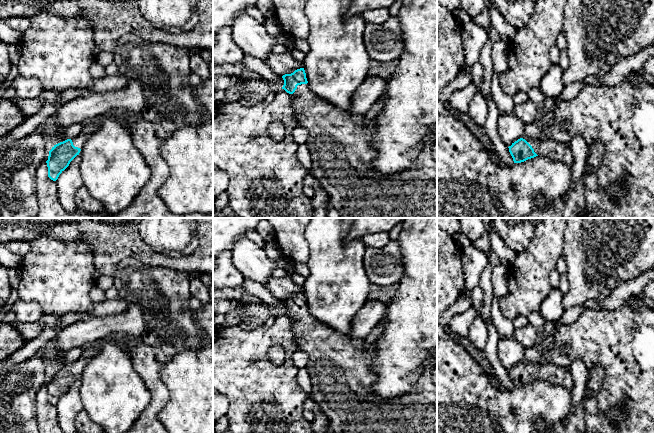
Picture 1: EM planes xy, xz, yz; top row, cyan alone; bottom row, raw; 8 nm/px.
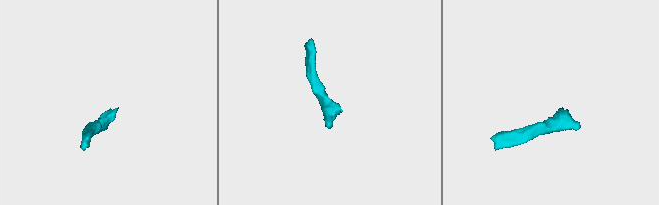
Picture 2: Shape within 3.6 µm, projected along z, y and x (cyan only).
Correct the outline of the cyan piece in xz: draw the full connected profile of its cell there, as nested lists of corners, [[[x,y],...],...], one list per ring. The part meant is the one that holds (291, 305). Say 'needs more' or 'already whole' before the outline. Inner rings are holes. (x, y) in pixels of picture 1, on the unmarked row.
needs more; [[[304,292],[282,300],[284,313],[293,322],[293,334],[299,350],[308,354],[306,369],[310,374],[312,384],[311,396],[325,414],[334,433],[437,433],[437,387],[432,381],[432,368],[426,366],[418,378],[414,389],[395,399],[379,397],[373,392],[373,386],[378,375],[372,369],[376,355],[375,344],[364,349],[363,339],[352,339],[347,335],[323,324],[314,318],[308,309]]]

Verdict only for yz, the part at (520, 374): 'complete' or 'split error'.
split error

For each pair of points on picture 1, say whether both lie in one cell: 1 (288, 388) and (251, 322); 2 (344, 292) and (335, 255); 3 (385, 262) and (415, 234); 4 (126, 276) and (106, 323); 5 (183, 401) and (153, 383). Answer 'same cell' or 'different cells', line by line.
1: different cells
2: same cell
3: different cells
4: different cells
5: different cells

